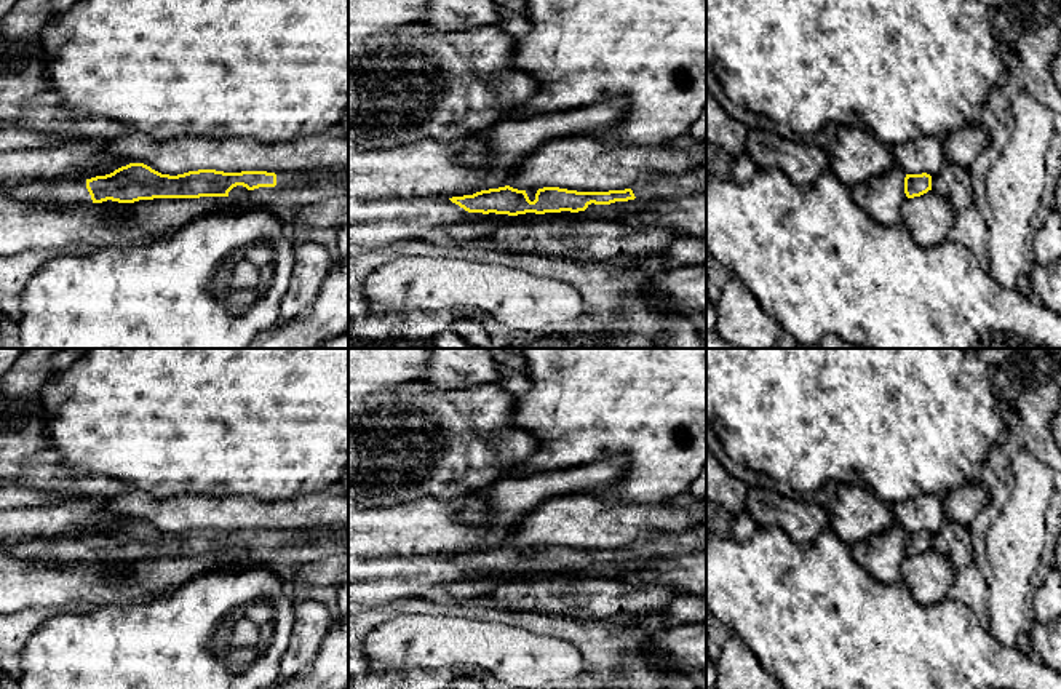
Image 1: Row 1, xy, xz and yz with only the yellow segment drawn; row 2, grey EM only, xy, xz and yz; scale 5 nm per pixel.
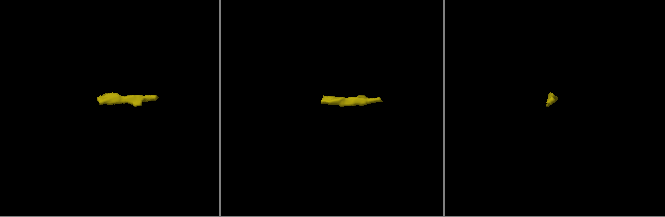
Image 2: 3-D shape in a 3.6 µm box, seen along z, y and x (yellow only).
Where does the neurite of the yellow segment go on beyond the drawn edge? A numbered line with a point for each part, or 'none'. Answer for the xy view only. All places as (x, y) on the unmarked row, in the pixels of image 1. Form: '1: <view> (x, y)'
1: xy (293, 547)
2: xy (66, 550)

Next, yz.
none

